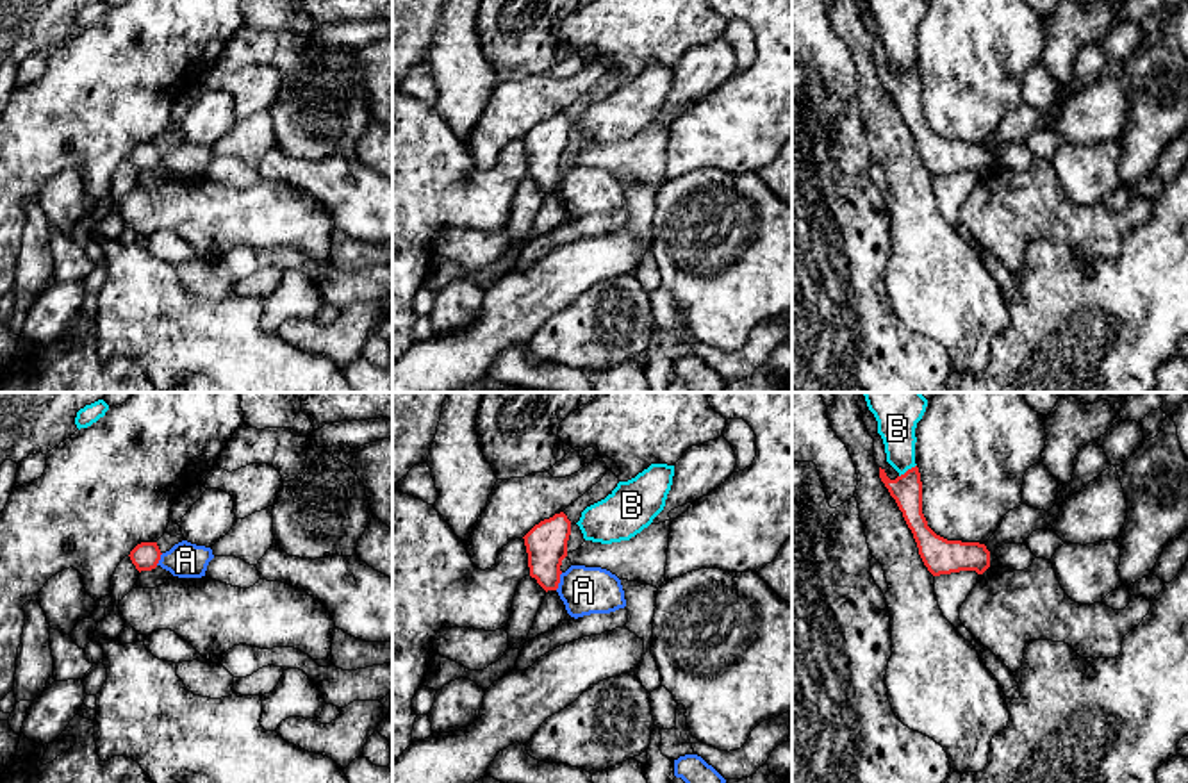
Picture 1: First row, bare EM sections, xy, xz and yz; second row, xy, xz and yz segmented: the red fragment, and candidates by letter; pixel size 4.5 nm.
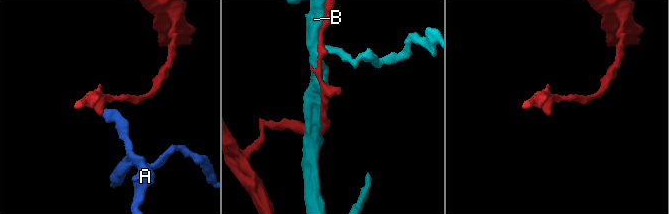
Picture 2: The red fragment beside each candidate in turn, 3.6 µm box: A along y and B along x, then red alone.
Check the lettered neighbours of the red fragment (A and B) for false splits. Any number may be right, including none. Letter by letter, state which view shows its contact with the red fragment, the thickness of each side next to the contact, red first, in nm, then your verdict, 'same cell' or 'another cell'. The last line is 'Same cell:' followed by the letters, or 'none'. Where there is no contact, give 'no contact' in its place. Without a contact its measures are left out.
A: xz | 190/220 nm | another cell
B: yz | 140/180 nm | another cell
Same cell: none

